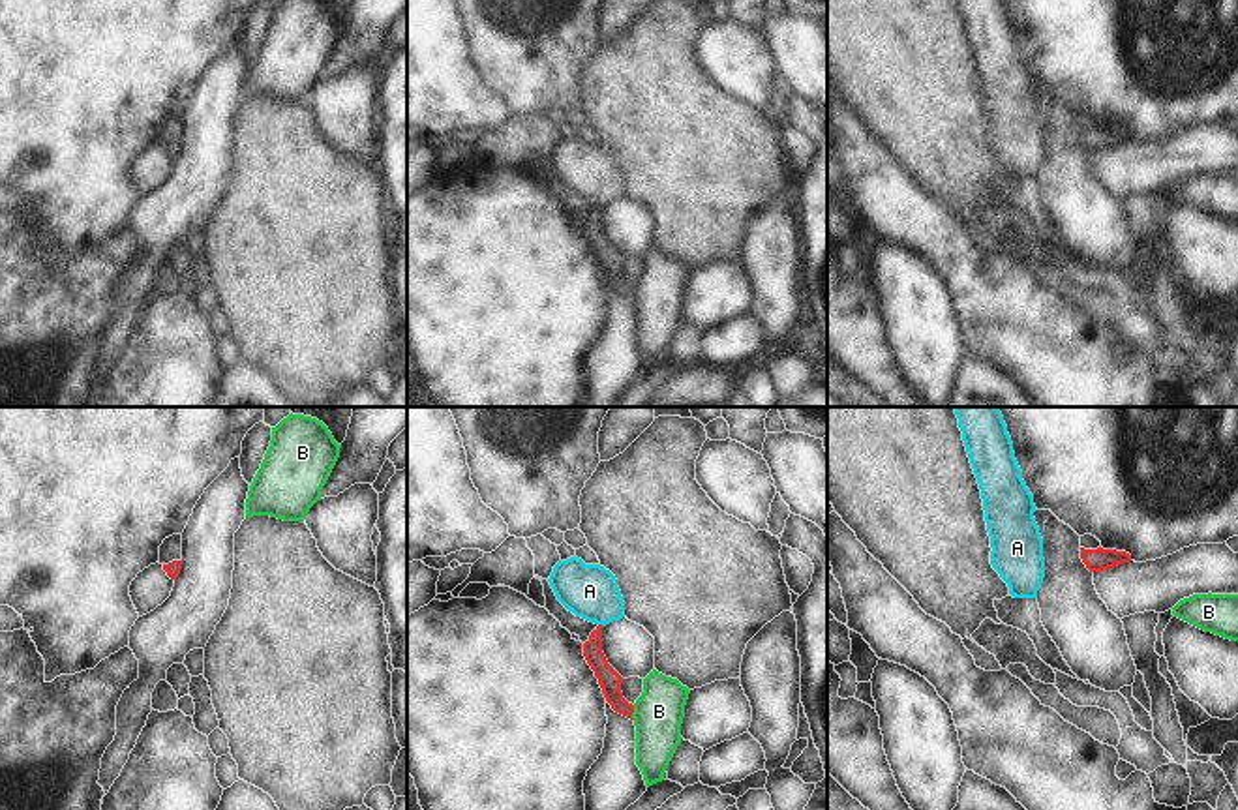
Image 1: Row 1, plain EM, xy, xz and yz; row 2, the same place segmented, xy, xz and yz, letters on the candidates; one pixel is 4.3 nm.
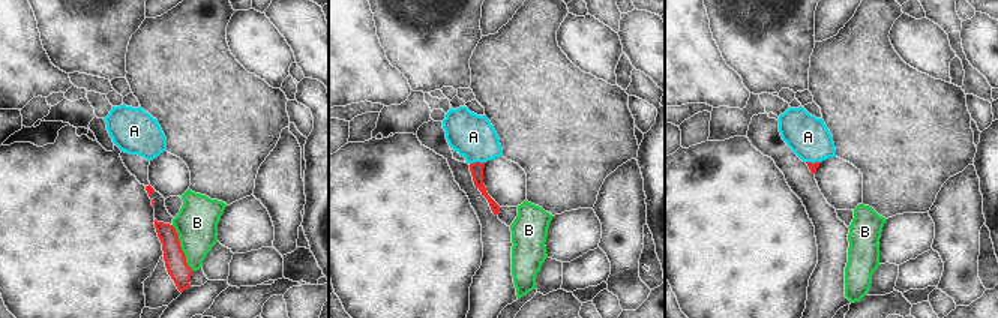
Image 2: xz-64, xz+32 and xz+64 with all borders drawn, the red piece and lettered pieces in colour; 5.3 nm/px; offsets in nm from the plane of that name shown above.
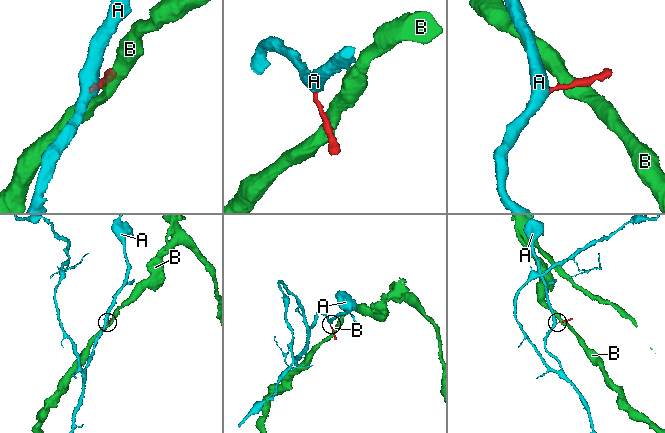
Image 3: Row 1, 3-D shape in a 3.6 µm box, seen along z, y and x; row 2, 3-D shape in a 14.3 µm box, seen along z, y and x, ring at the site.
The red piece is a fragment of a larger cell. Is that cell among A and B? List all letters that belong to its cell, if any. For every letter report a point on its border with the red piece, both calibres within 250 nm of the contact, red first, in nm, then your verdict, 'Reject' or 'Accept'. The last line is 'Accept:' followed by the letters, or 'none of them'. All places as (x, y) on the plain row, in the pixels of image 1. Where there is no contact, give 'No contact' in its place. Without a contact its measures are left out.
A: Touches red at xz (601, 205). Thickness 100 nm (red) against 240 nm. Accept
B: Touches red at xz (633, 291). Thickness 100 nm (red) against 220 nm. Reject
Accept: A

